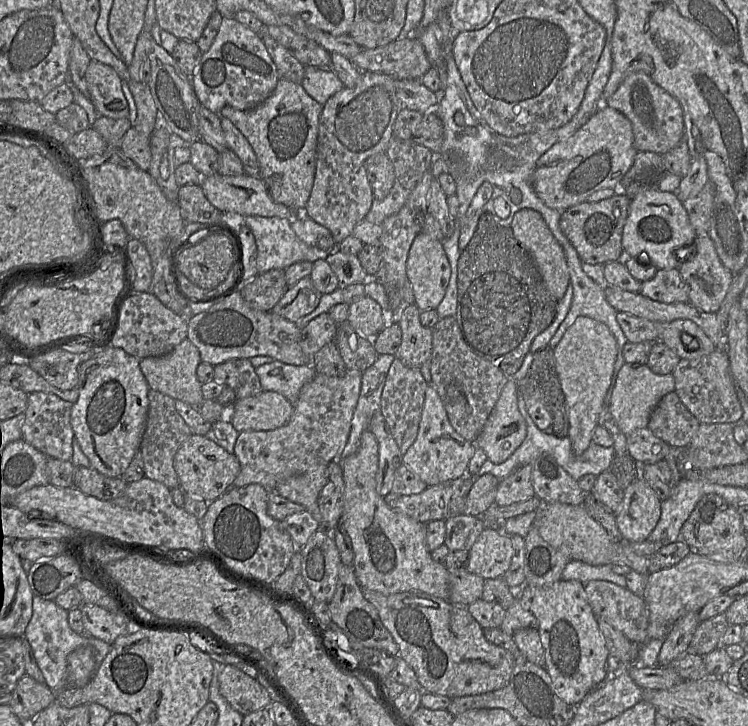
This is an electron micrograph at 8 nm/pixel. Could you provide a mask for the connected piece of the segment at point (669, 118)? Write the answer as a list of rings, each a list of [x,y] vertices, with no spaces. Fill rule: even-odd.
[[[644,72],[629,75],[604,103],[620,111],[630,120],[634,136],[633,145],[638,152],[649,151],[663,155],[685,137],[680,103]]]

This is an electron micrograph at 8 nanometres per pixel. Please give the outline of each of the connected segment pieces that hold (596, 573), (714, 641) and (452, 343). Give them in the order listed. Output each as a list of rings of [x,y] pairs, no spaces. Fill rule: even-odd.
[[[570,560],[562,572],[563,580],[577,580],[584,585],[592,580],[609,581],[627,587],[626,577],[613,572],[612,565],[593,566],[578,560]]]
[[[725,613],[701,622],[695,630],[688,652],[705,656],[709,652],[719,648],[719,641],[729,625]]]
[[[455,316],[440,319],[432,329],[431,383],[437,390],[455,431],[476,443],[508,379],[498,367],[475,354],[464,340]]]

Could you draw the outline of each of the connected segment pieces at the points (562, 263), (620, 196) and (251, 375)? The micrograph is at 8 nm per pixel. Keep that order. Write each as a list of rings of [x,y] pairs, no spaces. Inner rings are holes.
[[[524,208],[514,215],[511,227],[516,240],[533,259],[551,296],[556,300],[561,299],[570,283],[567,261],[562,246],[550,231],[542,215],[531,208]]]
[[[619,191],[610,198],[592,203],[584,201],[562,212],[560,229],[576,249],[583,263],[605,264],[622,261],[624,254],[622,235],[631,199]]]
[[[230,359],[215,365],[212,381],[231,388],[236,400],[251,397],[263,391],[255,368],[249,359]]]

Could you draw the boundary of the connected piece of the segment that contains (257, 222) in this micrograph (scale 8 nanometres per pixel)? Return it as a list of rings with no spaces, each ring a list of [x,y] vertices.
[[[247,216],[236,220],[237,223],[247,226],[255,239],[256,244],[256,266],[258,273],[265,273],[273,269],[284,270],[287,267],[301,261],[315,262],[325,260],[331,251],[309,246],[301,241],[291,226],[291,220],[280,217]]]

